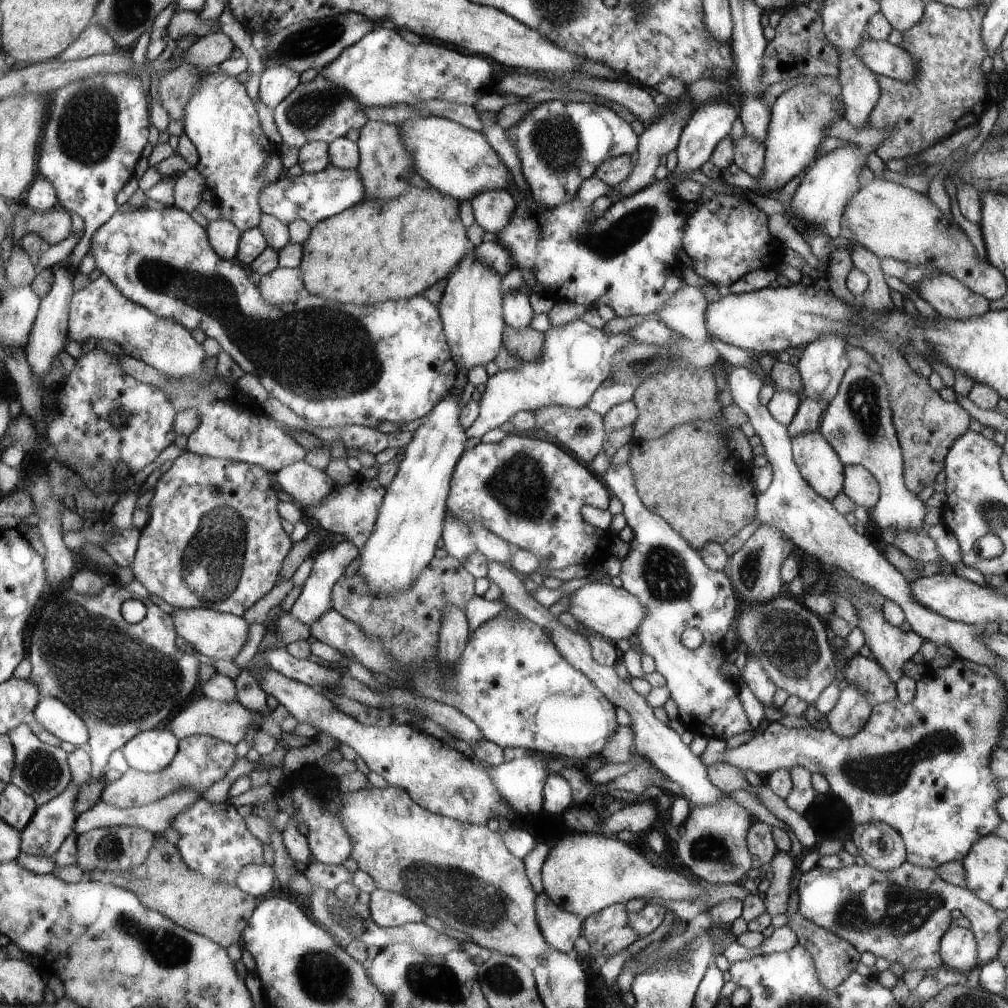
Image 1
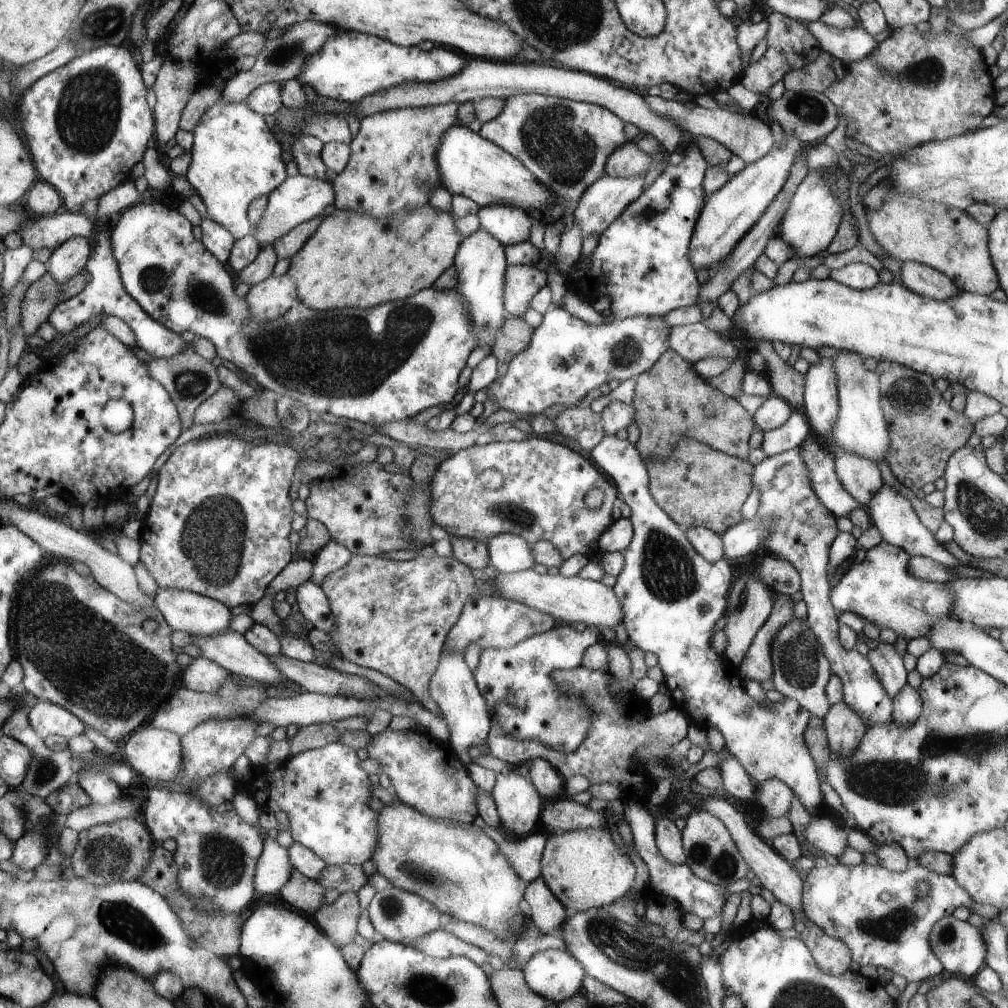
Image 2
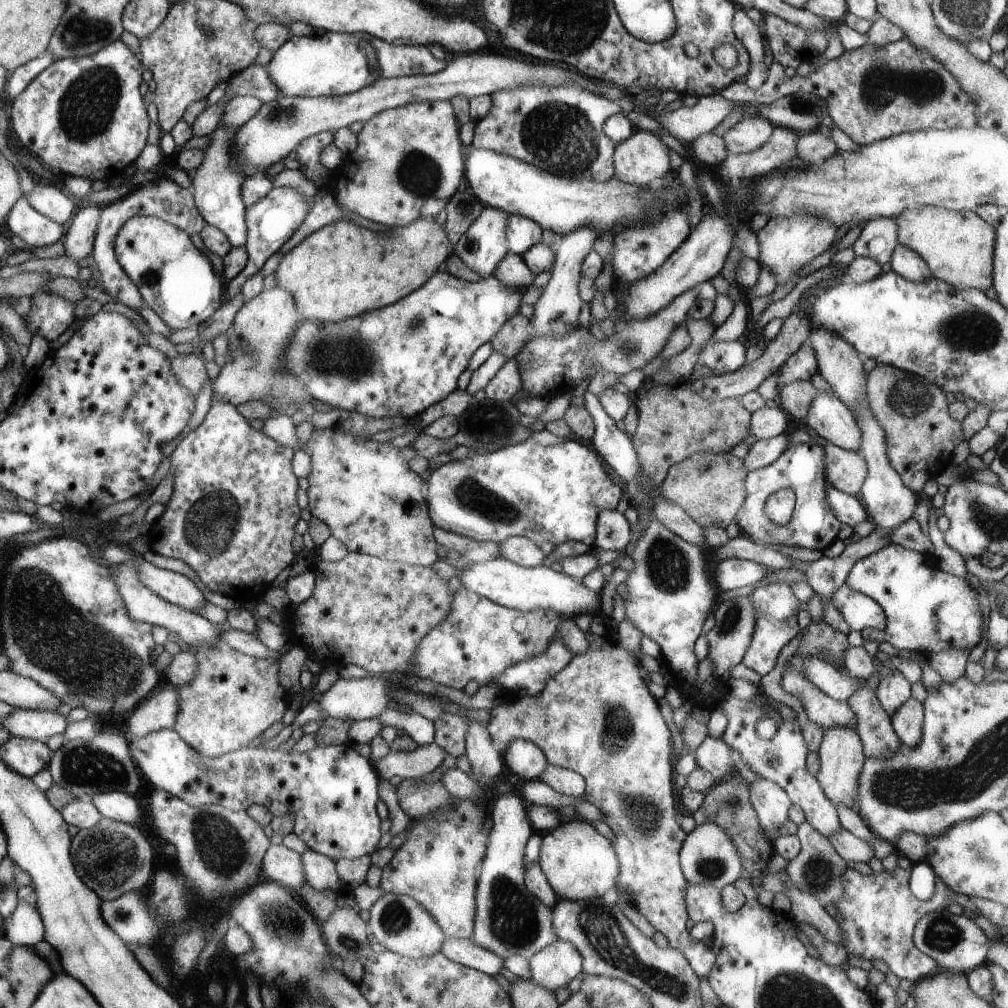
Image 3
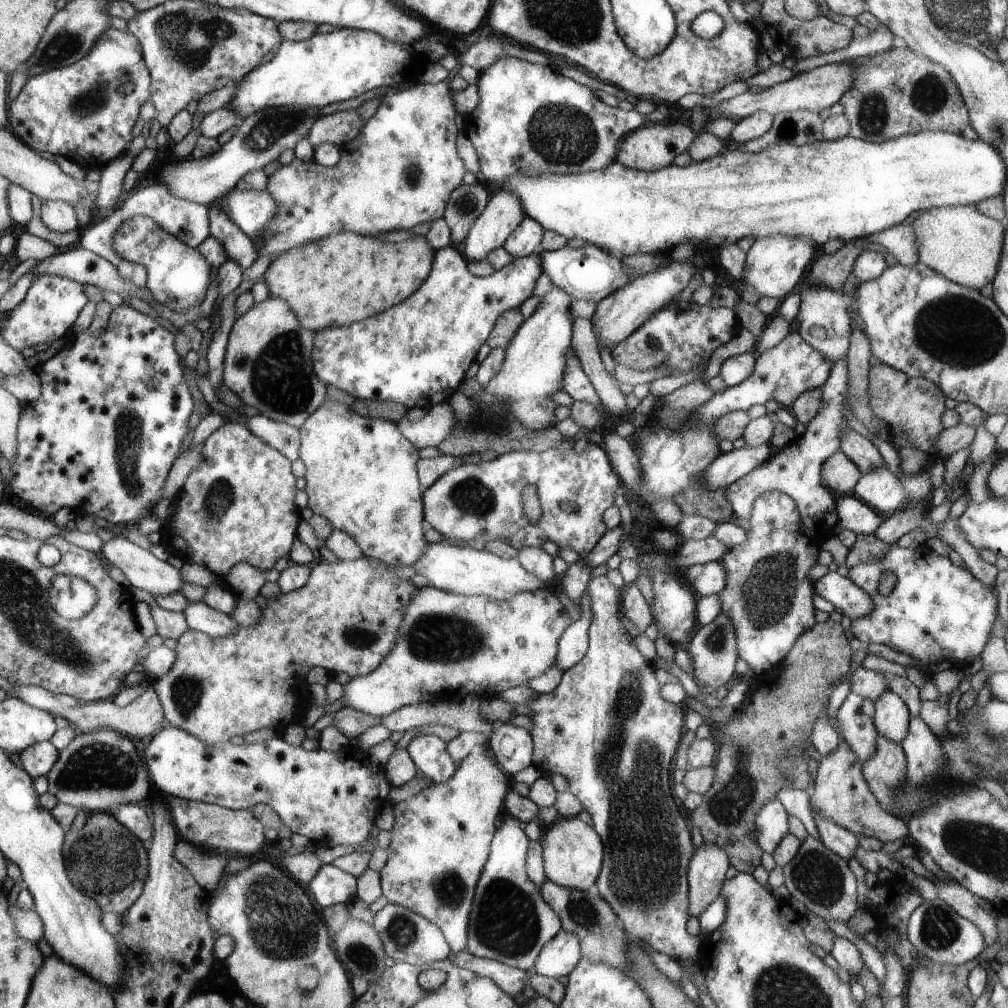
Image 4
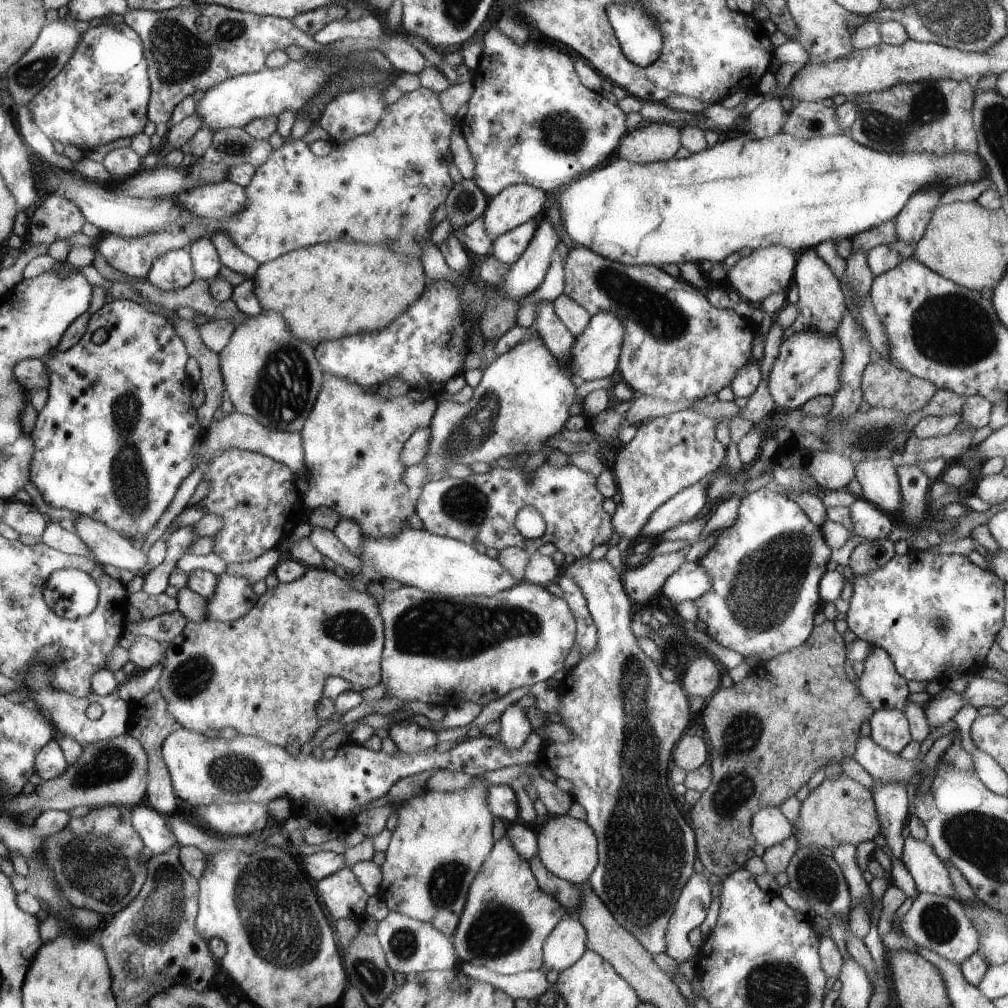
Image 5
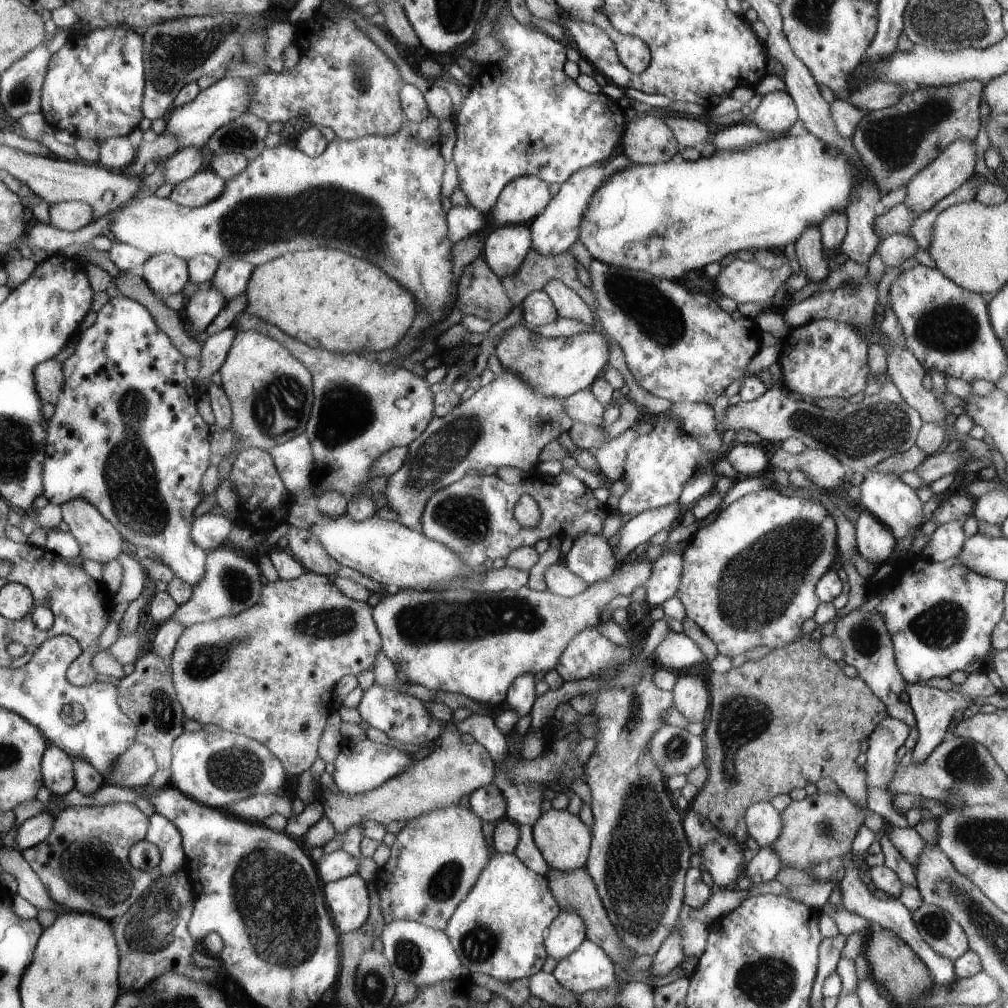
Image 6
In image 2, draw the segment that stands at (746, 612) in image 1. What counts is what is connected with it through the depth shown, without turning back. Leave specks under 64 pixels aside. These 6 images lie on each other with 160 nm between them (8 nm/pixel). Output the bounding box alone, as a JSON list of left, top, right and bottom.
[772,616,833,719]

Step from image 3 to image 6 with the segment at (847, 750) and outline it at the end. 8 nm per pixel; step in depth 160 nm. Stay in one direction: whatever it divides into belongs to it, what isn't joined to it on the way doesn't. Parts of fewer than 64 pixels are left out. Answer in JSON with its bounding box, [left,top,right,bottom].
[771,792,865,870]

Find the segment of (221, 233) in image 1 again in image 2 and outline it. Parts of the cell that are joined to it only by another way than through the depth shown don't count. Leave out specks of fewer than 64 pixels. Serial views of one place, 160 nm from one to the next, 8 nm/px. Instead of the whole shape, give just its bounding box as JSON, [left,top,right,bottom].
[201,218,237,263]

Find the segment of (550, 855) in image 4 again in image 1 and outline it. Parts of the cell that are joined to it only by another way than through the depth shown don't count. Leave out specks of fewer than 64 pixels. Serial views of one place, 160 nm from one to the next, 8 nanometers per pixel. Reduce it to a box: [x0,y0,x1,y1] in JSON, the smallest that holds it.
[541,833,749,918]

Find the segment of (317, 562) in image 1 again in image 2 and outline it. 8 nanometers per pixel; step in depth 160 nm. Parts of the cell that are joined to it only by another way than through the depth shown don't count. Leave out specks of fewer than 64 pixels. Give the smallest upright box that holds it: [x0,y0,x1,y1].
[310,542,352,586]

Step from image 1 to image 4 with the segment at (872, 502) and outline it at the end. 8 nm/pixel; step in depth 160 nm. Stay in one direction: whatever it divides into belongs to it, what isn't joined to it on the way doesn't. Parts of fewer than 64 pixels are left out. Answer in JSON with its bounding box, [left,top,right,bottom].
[822,451,861,496]

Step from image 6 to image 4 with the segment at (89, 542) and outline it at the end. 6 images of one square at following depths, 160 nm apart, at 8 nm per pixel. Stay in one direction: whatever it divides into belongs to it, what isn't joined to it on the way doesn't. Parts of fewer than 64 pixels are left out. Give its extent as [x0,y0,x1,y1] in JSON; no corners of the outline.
[101,531,184,598]

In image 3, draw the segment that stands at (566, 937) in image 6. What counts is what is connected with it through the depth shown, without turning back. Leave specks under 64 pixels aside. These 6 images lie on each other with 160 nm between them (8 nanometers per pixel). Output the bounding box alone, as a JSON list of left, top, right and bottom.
[528,940,582,992]

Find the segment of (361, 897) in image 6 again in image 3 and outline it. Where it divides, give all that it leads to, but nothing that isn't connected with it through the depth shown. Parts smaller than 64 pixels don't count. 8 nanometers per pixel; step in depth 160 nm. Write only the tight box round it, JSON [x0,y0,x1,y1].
[300,849,343,894]

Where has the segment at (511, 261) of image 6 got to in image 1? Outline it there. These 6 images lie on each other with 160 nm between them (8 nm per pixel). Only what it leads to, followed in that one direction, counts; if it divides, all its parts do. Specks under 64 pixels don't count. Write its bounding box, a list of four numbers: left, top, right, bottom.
[471,189,517,237]

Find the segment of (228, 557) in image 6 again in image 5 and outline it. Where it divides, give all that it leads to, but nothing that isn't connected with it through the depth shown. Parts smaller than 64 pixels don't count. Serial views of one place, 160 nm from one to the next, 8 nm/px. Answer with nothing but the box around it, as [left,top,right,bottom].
[126,571,256,642]

